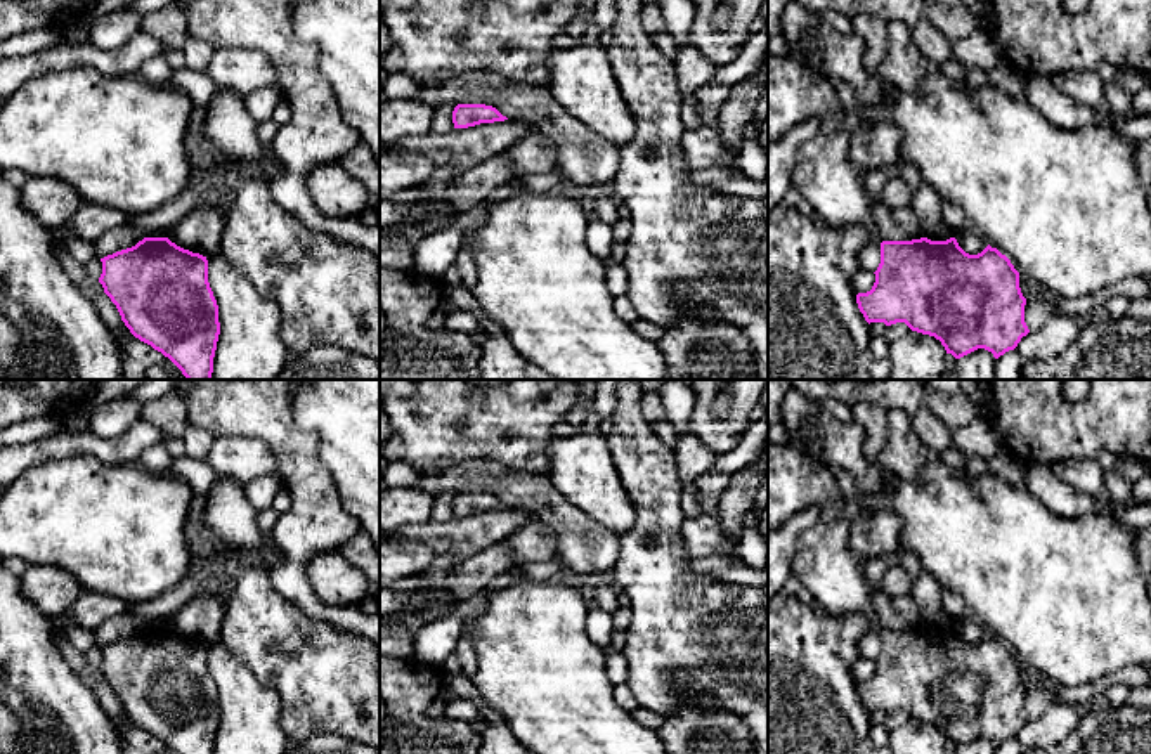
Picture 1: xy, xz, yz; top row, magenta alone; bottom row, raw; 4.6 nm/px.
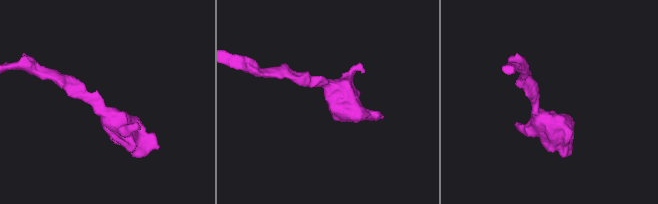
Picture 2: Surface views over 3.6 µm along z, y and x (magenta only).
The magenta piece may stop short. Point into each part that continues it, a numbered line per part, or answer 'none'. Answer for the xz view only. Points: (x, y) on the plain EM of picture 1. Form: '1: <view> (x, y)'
none

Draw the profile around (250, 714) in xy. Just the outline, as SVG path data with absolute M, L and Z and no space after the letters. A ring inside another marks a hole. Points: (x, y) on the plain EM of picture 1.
M220 640L208 647L208 671L218 693L220 723L213 754L286 754L289 737L281 726L281 699L263 686Z

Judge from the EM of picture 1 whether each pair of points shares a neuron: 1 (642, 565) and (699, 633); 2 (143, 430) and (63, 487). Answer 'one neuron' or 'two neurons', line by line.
1: one neuron
2: two neurons

